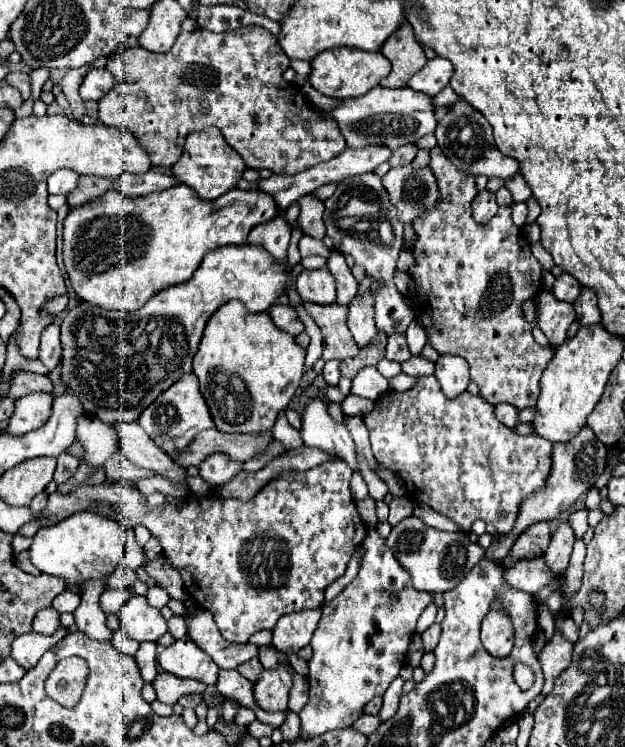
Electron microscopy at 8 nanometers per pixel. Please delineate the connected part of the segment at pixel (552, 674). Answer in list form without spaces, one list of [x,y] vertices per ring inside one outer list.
[[[556,632],[552,636],[552,640],[538,654],[538,662],[540,662],[542,672],[544,672],[544,688],[542,688],[544,696],[548,696],[552,692],[552,686],[554,686],[556,678],[570,664],[570,660],[572,660],[572,646],[574,646],[572,642],[564,640],[562,634]]]

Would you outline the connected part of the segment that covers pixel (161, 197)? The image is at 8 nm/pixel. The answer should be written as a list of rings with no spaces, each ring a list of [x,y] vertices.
[[[176,184],[168,190],[126,198],[118,190],[108,190],[102,198],[88,202],[86,206],[72,208],[64,220],[64,266],[76,294],[108,310],[132,312],[142,308],[158,290],[174,284],[182,284],[192,278],[206,252],[220,246],[240,246],[246,242],[248,232],[264,222],[280,216],[282,210],[274,198],[262,190],[234,188],[216,200],[202,200],[186,184]]]

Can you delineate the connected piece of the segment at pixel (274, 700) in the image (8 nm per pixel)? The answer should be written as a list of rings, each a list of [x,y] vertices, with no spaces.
[[[278,666],[276,670],[264,670],[254,684],[256,704],[270,712],[286,710],[290,688],[292,688],[292,676],[286,666]]]

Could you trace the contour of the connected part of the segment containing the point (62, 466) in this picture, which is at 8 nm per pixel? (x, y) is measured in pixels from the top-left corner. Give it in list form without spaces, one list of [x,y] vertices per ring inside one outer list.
[[[60,454],[58,456],[58,466],[56,466],[56,474],[54,474],[54,480],[56,484],[64,484],[66,480],[70,480],[74,476],[74,472],[78,470],[78,464],[80,460],[72,454]]]

